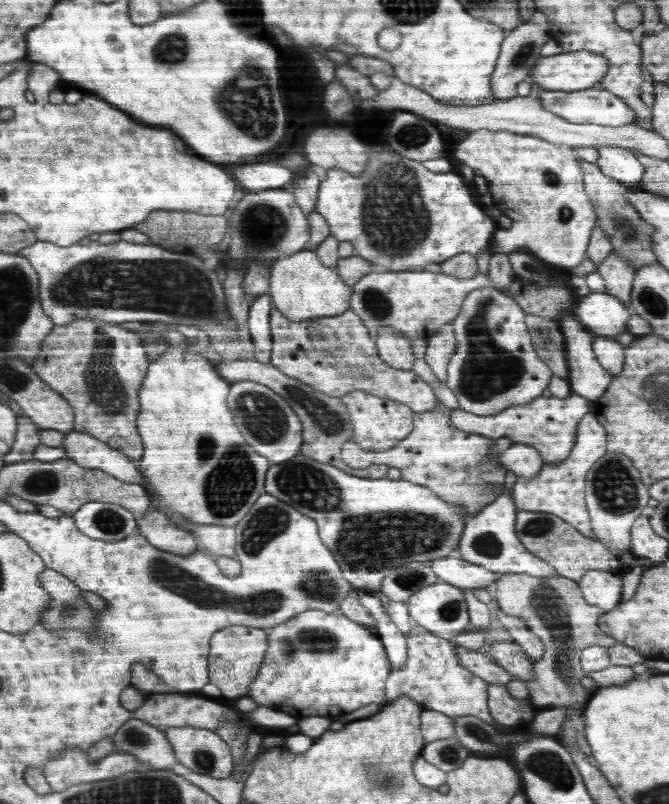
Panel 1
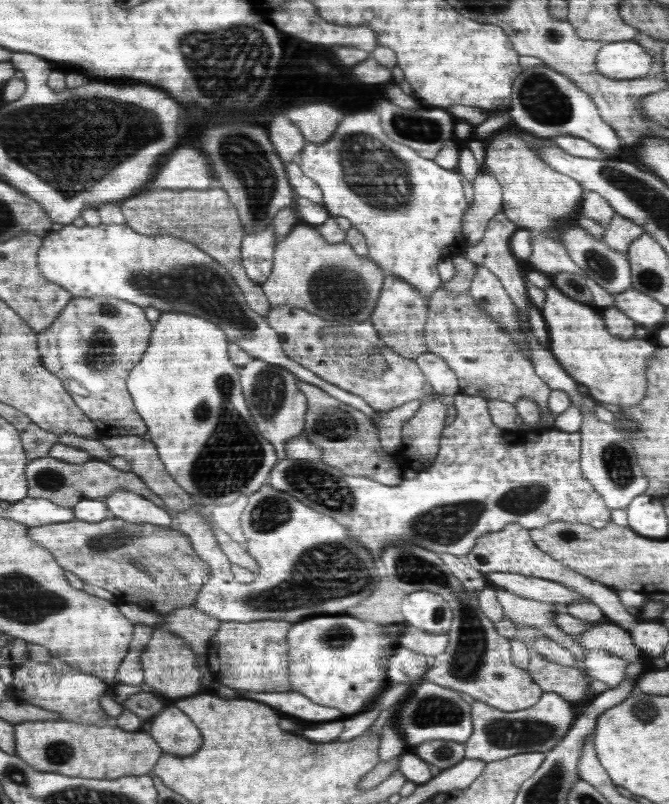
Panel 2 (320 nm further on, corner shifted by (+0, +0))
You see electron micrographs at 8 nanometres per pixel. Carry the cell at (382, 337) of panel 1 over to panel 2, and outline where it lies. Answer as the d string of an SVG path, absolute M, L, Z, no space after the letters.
M388 275L386 282L383 283L378 307L372 313L369 321L378 330L384 345L390 349L395 349L400 356L407 357L408 360L416 360L427 351L426 342L424 342L427 313L426 301L408 281L394 275Z

